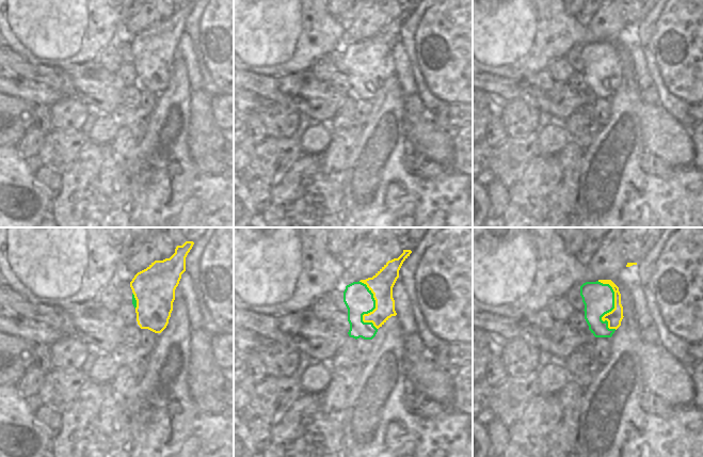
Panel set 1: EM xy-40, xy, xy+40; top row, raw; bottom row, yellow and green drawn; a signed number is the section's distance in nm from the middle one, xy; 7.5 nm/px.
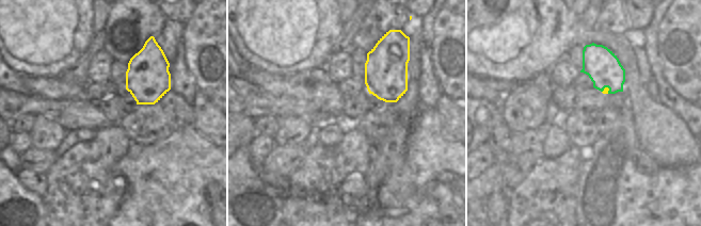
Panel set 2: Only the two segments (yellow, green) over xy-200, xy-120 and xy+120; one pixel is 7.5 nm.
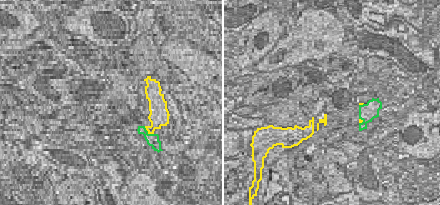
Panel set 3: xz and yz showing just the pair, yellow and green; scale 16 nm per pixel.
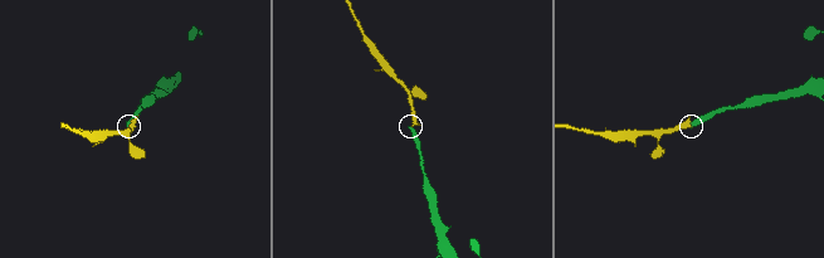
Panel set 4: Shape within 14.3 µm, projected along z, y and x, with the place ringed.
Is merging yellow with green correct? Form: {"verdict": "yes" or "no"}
{"verdict": "yes"}

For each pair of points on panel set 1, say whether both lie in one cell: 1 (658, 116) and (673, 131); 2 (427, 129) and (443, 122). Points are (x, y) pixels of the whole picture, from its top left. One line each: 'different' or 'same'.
1: same
2: different

